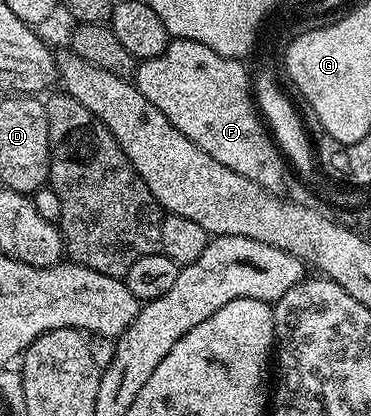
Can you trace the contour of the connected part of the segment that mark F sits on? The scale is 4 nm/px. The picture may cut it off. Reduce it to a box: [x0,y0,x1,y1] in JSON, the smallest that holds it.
[134,38,286,187]

